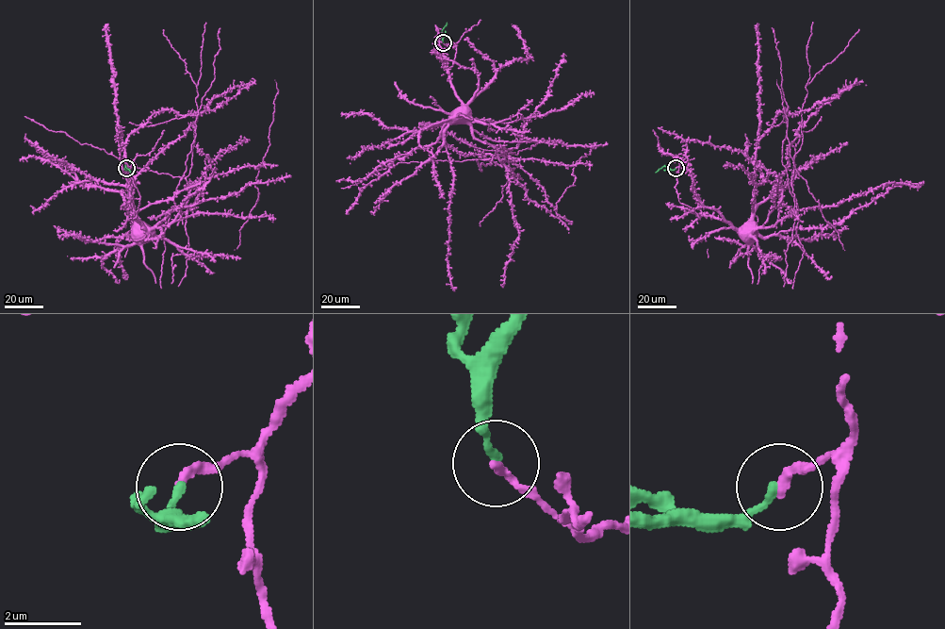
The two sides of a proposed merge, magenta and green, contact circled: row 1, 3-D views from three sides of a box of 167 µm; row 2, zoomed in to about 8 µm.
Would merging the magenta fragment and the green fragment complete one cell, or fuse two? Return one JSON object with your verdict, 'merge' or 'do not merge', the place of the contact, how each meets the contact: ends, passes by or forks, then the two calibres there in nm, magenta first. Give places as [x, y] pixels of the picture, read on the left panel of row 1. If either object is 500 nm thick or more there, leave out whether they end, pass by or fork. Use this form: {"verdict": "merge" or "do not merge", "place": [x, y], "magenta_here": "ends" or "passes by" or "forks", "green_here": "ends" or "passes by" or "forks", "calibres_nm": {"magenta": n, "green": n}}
{"verdict": "do not merge", "place": [126, 168], "magenta_here": "ends", "green_here": "ends", "calibres_nm": {"magenta": 240, "green": 200}}

